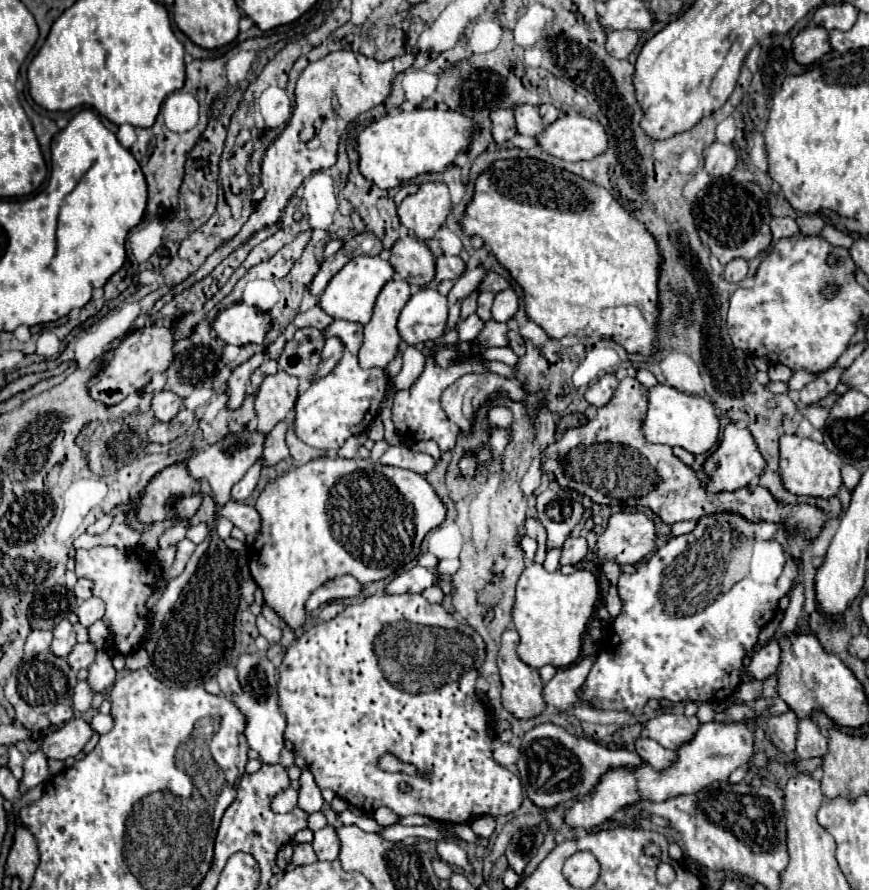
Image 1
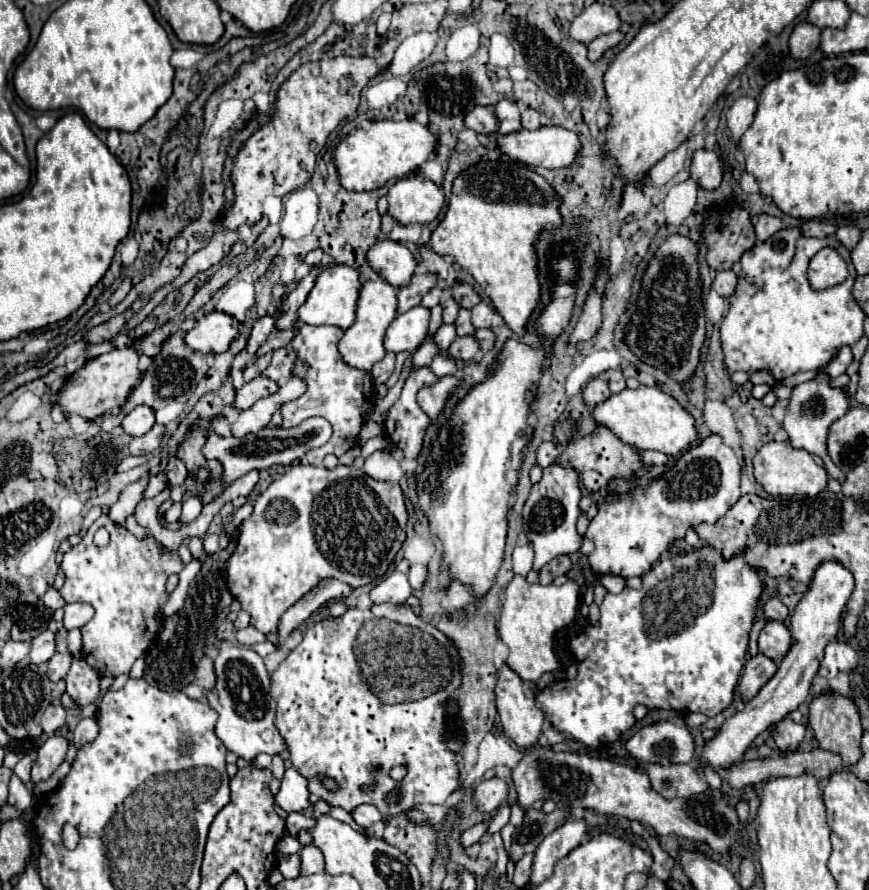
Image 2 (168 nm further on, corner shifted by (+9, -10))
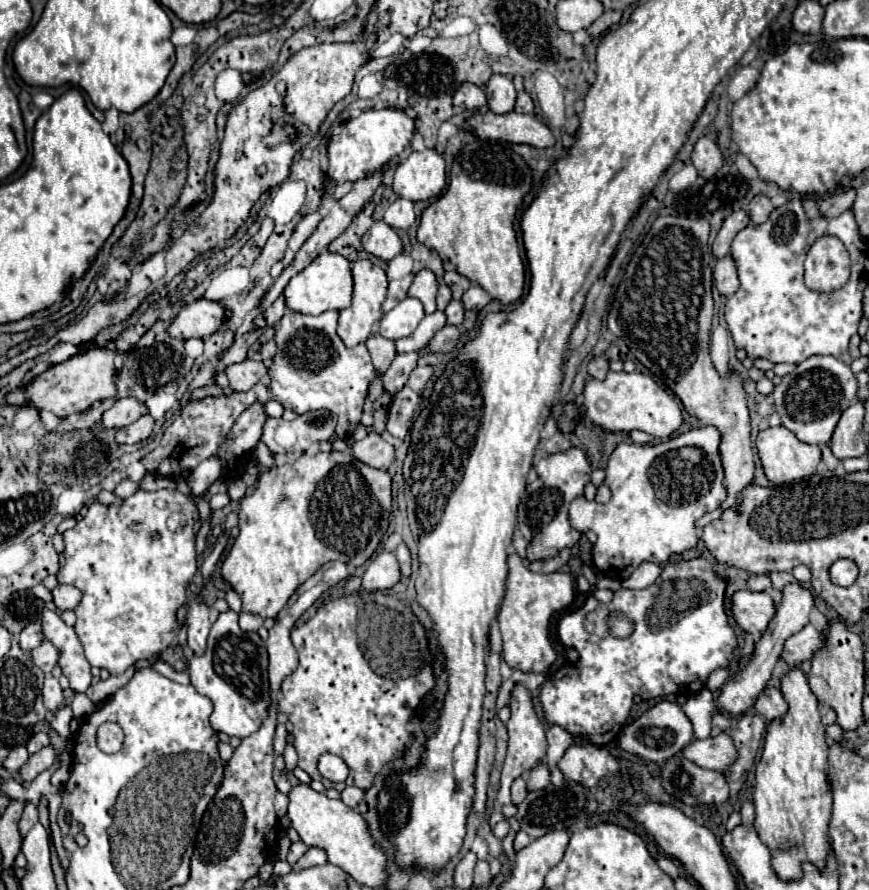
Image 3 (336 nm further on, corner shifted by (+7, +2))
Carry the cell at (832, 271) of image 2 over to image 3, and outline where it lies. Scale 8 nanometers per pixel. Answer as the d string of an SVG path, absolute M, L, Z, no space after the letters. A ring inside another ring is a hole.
M821 237L805 259L805 285L819 293L833 293L849 281L849 253L837 237Z

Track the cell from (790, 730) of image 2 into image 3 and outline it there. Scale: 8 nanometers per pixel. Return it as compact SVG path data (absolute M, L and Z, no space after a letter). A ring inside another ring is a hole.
M767 685L765 691L755 701L755 711L759 715L763 715L767 721L771 721L771 719L783 717L787 713L787 703L777 687Z

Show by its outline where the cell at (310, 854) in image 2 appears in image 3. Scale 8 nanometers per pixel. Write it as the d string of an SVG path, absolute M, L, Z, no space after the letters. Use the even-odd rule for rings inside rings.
M311 847L311 849L293 865L293 871L301 871L301 869L307 869L307 867L325 865L325 863L327 863L325 851L323 851L323 849L317 849L317 847Z

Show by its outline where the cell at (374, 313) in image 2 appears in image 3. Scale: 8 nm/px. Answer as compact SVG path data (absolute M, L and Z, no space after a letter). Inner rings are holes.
M359 259L359 261L353 261L351 271L353 271L353 283L355 283L353 301L351 301L351 305L347 309L339 311L339 327L337 327L339 337L349 347L353 347L357 343L365 343L365 339L371 335L373 325L383 315L381 305L383 305L385 293L387 293L387 275L385 275L381 265L373 263L371 259Z

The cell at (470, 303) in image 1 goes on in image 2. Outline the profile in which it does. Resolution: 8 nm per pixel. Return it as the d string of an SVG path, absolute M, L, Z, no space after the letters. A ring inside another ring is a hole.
M445 297L443 301L443 323L455 323L459 315L459 303L453 297Z

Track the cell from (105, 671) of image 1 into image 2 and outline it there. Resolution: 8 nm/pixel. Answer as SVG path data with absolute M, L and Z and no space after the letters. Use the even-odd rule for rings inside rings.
M73 659L71 671L65 677L67 681L67 693L79 703L79 707L85 707L98 701L101 687L99 673L85 661L85 659Z

